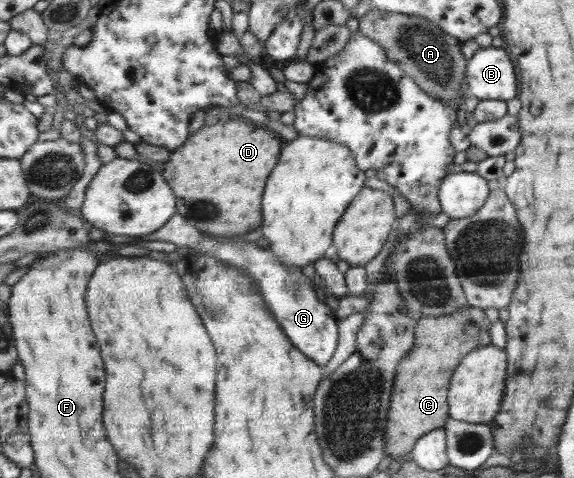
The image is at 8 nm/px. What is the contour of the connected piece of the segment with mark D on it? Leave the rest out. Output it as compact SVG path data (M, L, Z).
M240 117L192 132L191 142L172 150L165 161L163 178L179 194L178 213L197 230L232 237L257 230L261 224L261 196L267 176L282 154L281 140L274 132L257 128Z

